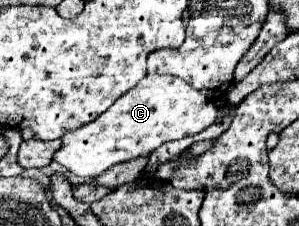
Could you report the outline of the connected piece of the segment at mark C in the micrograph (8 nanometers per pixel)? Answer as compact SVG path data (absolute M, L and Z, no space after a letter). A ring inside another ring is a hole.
M146 75L138 87L122 95L98 119L64 135L54 161L78 177L98 177L116 163L150 155L168 141L204 131L216 121L216 115L216 105L184 79L172 75Z

